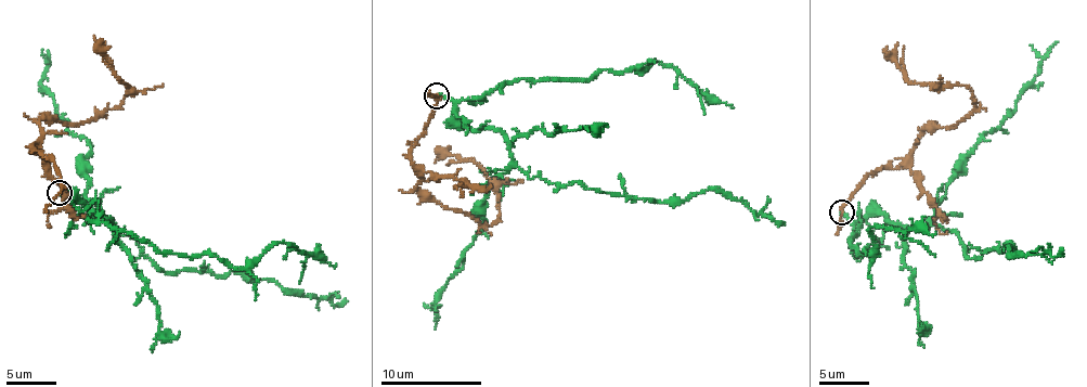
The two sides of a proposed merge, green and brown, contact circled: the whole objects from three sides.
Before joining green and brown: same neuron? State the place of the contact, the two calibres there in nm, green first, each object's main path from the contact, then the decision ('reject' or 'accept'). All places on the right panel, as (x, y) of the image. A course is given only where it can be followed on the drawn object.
at (841, 211); 200 nm thick on the green side, 130 nm on the other; green runs (842, 213), (939, 224), (971, 258), (1011, 241), (1011, 253), (1063, 249); brown runs (842, 213), (920, 132), (954, 125), (978, 103), (969, 88), (914, 84), (897, 65), (897, 42); reject

